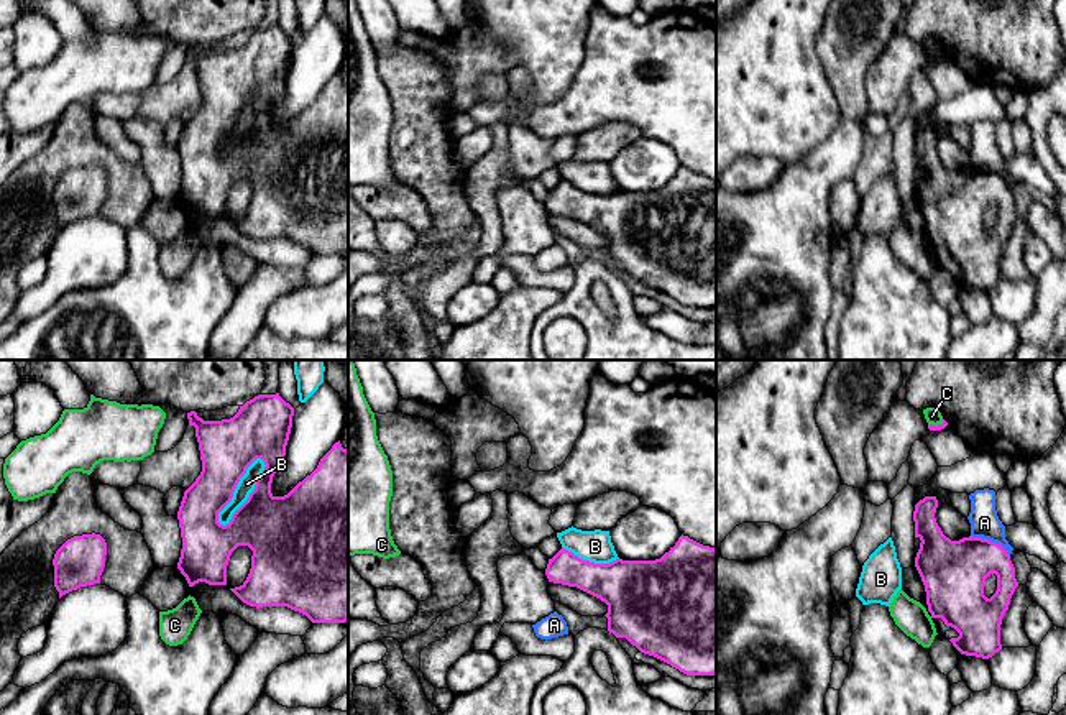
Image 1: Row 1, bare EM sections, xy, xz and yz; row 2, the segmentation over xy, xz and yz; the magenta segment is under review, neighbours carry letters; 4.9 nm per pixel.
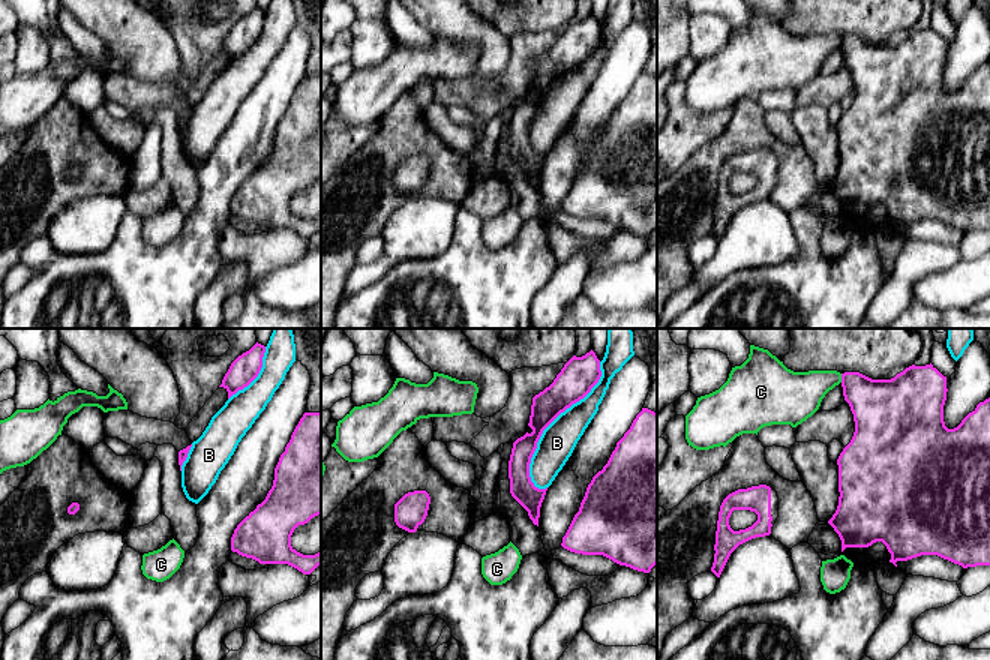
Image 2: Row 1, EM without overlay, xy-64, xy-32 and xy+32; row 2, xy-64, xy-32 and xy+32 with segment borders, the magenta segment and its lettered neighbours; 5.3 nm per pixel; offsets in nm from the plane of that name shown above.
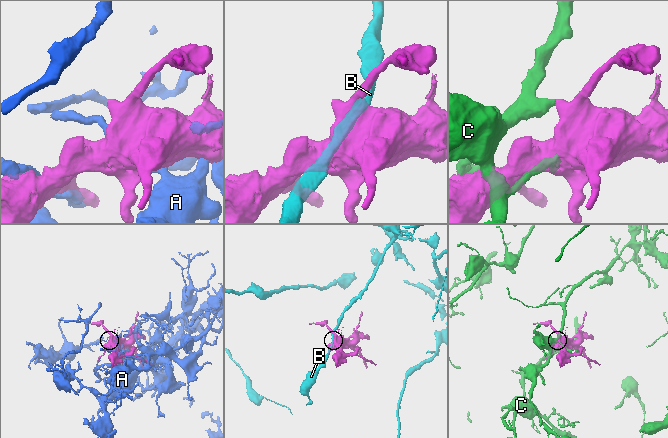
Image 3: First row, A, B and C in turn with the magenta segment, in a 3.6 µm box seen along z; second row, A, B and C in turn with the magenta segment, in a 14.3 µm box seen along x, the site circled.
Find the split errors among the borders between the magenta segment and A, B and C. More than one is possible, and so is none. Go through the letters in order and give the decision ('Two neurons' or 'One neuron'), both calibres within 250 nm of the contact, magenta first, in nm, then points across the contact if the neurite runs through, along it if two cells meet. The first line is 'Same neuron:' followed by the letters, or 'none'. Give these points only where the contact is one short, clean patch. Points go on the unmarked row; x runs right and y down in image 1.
Same neuron: none
A: Two neurons. Thickness 320 nm (magenta) against 140 nm
B: Two neurons. Thickness 300 nm (magenta) against 80 nm
C: Two neurons. Thickness 40 nm (magenta) against 70 nm

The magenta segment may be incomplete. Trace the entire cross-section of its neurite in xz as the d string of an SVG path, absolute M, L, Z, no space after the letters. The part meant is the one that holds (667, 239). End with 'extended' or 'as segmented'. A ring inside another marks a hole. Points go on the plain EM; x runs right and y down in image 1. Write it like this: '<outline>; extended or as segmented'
M688 168L655 192L595 196L567 181L549 191L549 214L577 219L608 237L608 263L687 307L716 307L716 181Z; as segmented

